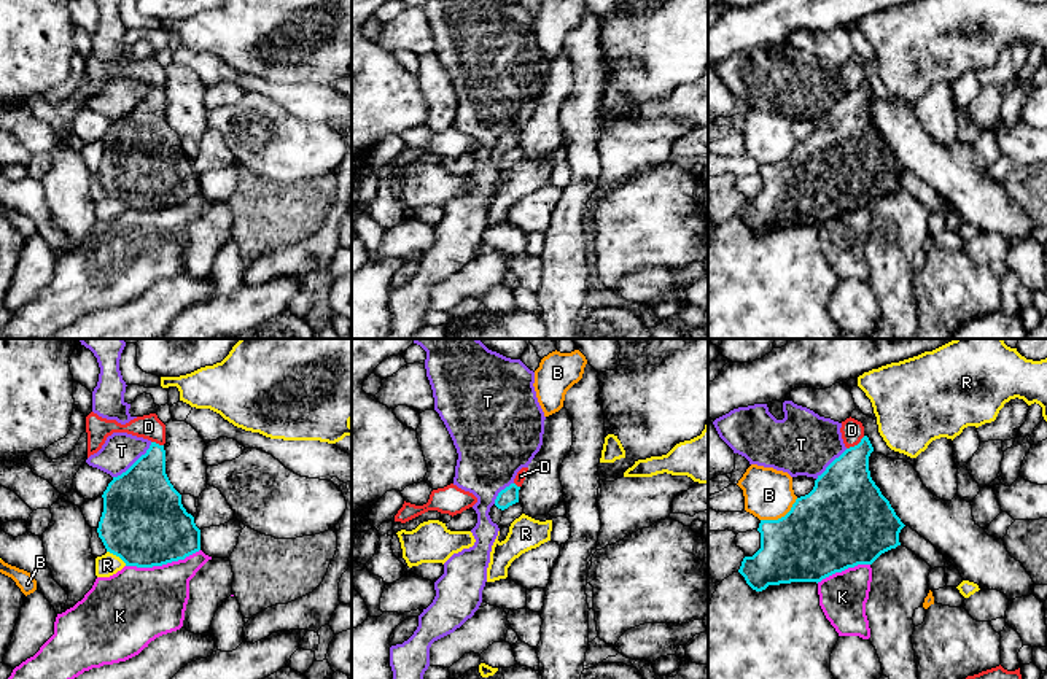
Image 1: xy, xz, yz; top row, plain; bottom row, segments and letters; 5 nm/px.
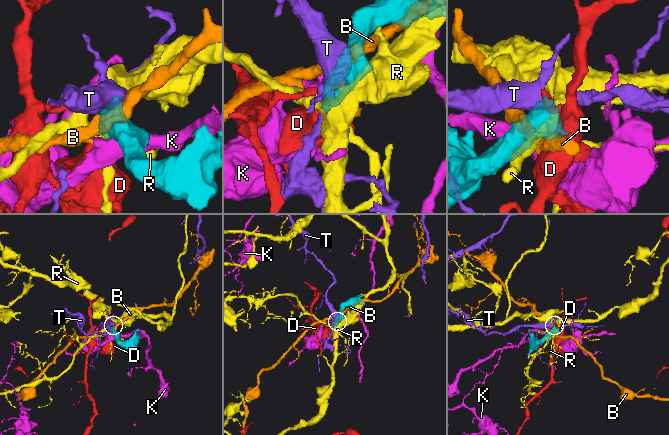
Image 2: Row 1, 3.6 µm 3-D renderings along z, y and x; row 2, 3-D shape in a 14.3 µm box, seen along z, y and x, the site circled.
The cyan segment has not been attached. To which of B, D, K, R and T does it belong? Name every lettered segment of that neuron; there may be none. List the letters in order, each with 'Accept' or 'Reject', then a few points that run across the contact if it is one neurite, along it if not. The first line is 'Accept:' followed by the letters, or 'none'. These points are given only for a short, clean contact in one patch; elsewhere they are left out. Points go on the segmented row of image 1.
Accept: none
B: Reject. Line: yz (797, 498), (783, 516), (761, 520)
D: Reject. Line: yz (864, 436), (847, 449)
K: Reject
R: Reject
T: Reject

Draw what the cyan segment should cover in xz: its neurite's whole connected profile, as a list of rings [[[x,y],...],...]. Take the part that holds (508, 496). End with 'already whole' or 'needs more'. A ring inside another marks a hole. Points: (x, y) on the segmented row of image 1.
[[[511,483],[509,487],[506,487],[504,490],[501,490],[495,499],[495,504],[490,507],[490,518],[493,523],[500,523],[501,522],[501,517],[503,517],[503,512],[519,502],[519,490],[520,487],[517,487],[516,483]]] | needs more

